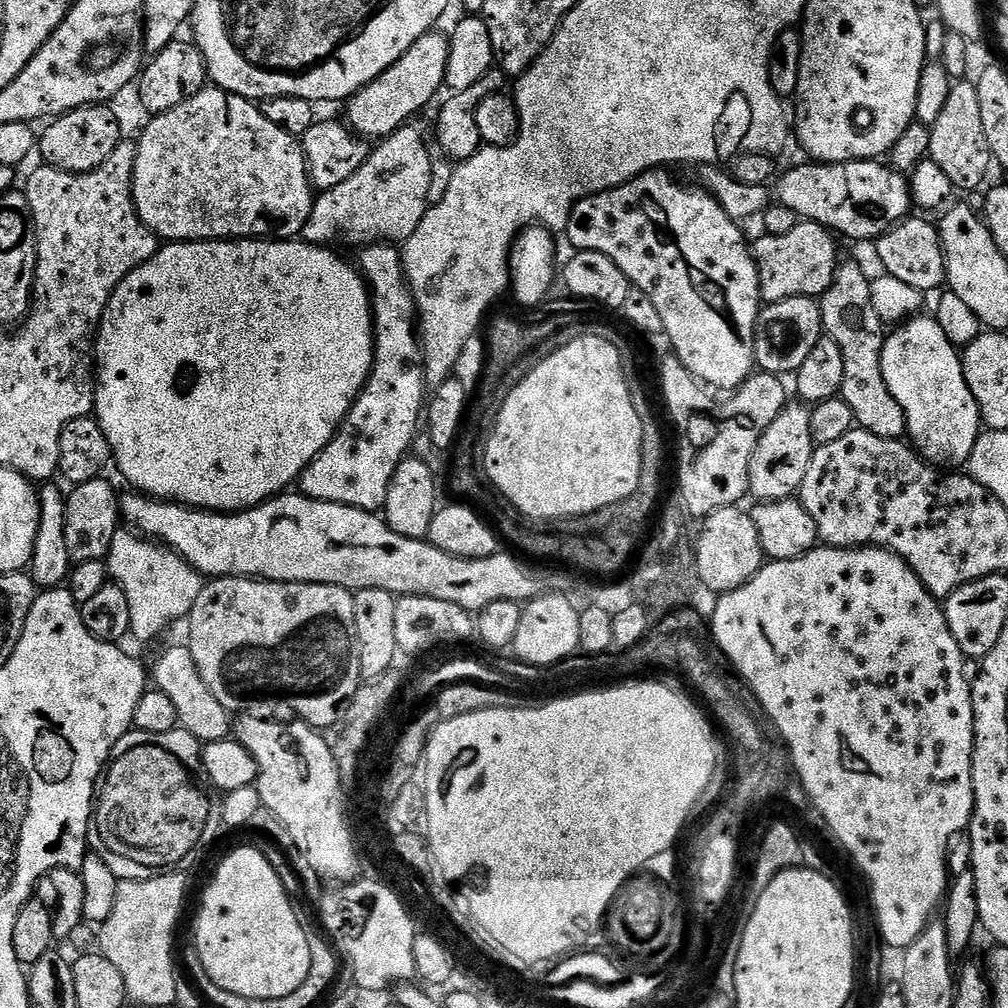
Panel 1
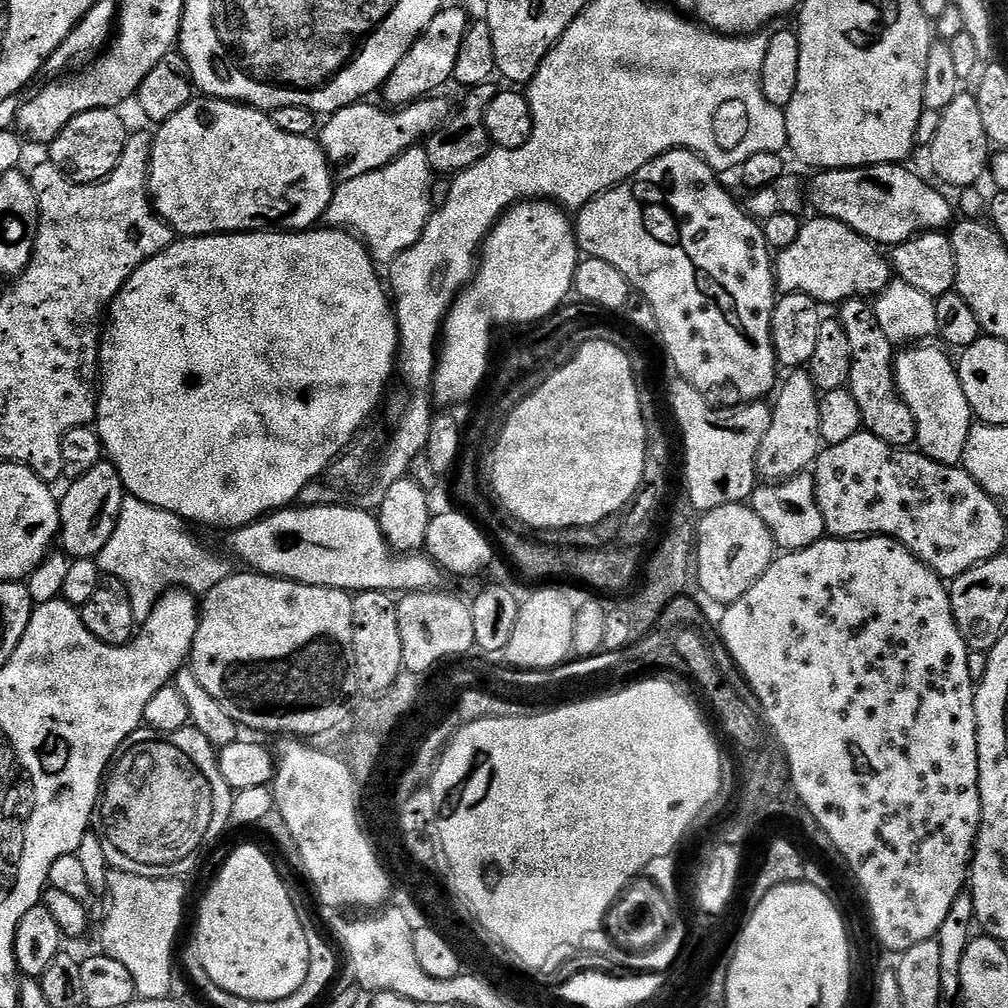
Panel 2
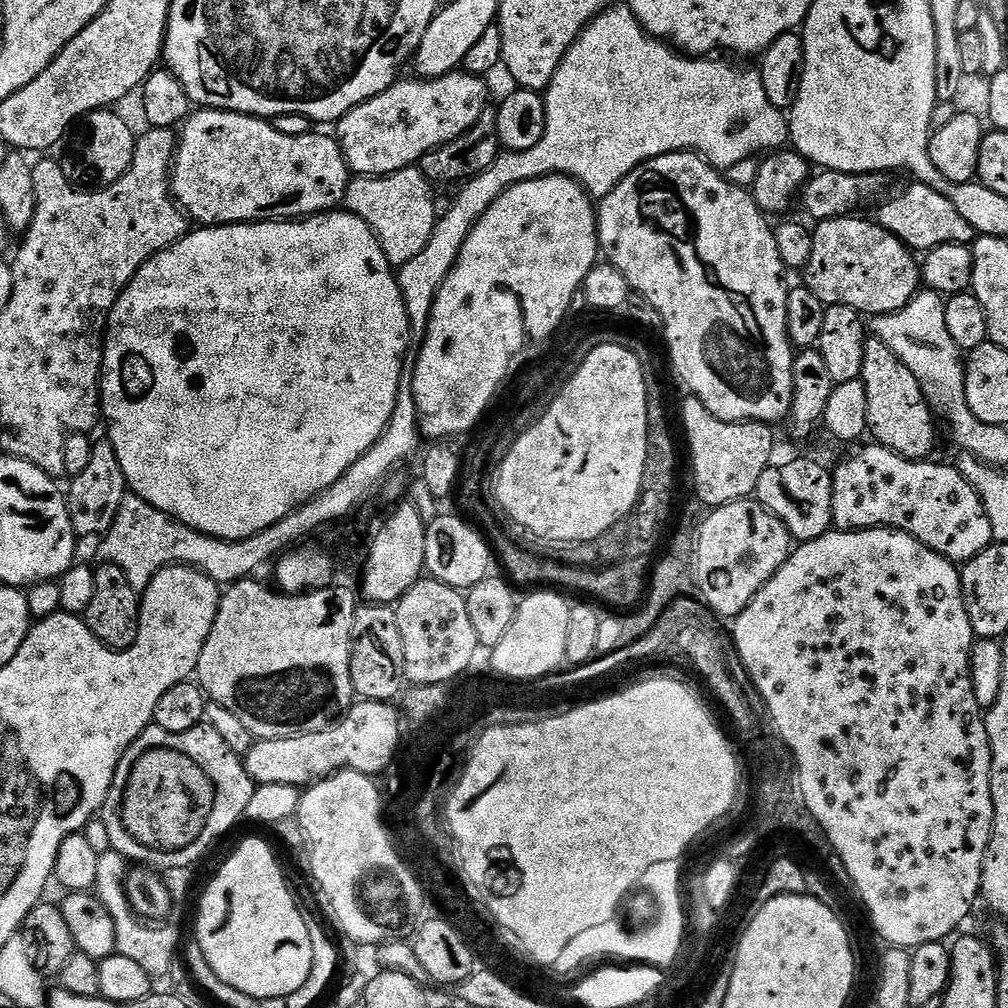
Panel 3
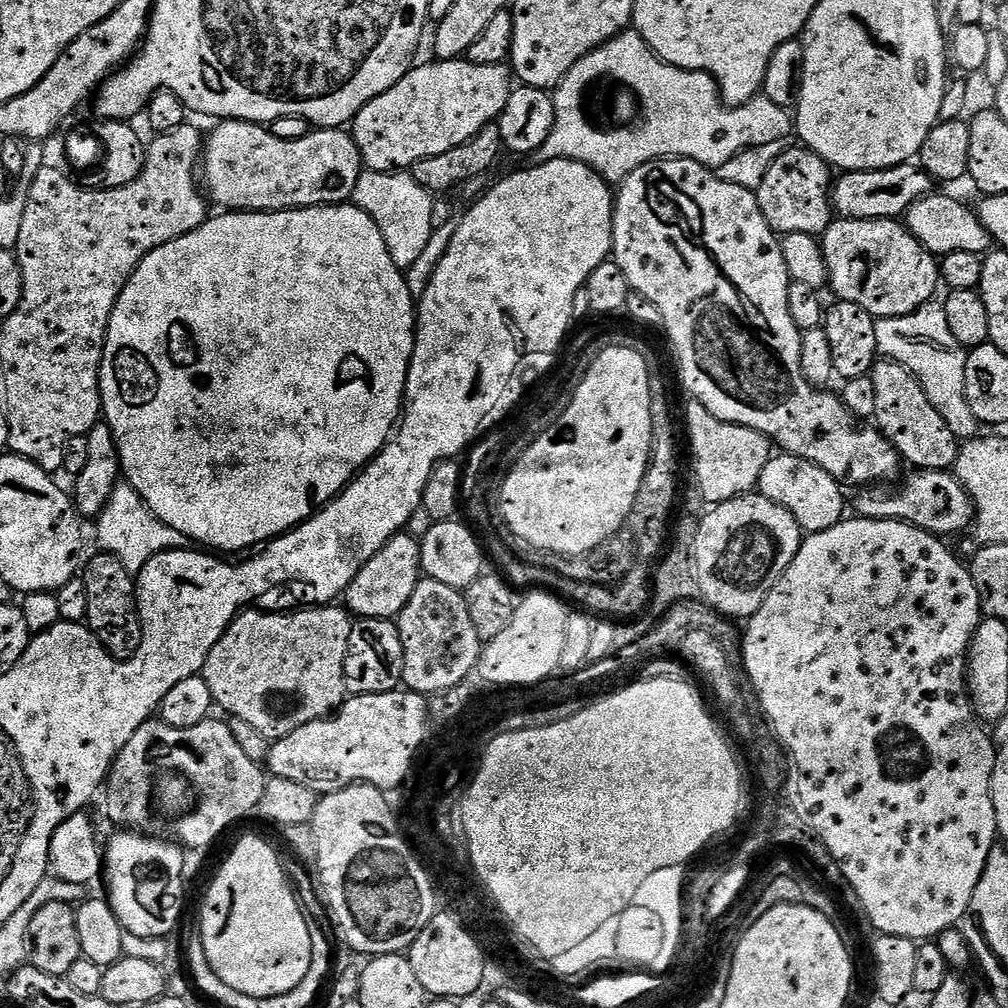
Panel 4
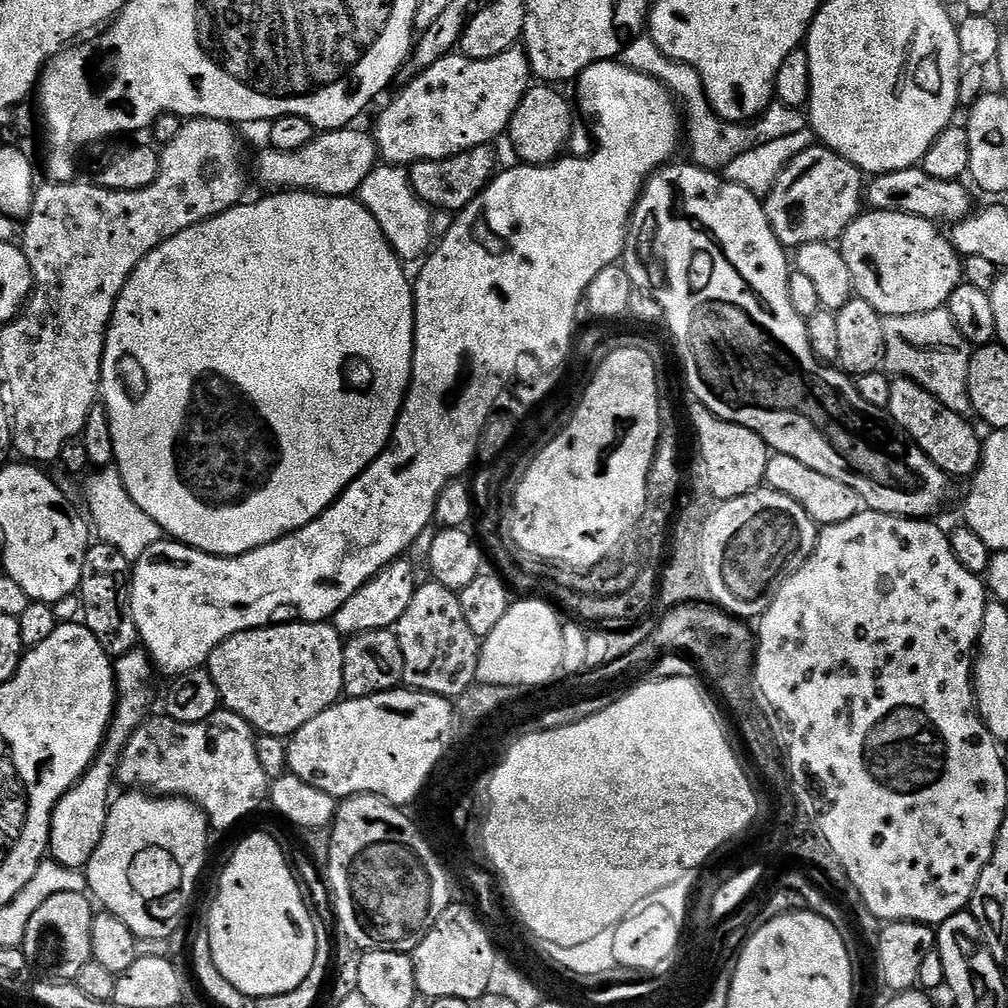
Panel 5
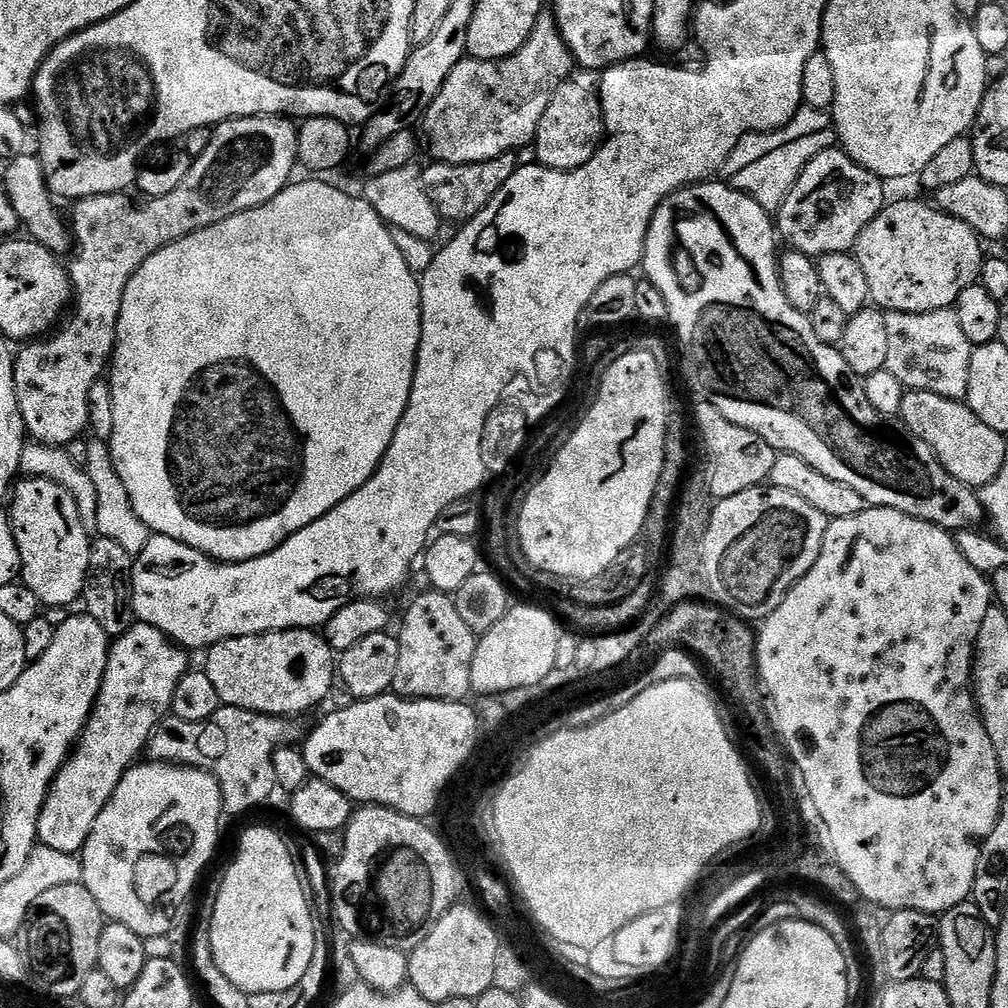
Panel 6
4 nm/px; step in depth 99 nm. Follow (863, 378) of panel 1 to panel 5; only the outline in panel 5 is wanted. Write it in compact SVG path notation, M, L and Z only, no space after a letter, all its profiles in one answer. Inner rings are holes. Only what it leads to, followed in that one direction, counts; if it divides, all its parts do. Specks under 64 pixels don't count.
M896 378L892 380L890 402L886 409L887 415L897 428L903 428L908 437L921 448L939 468L948 473L949 477L971 477L981 464L982 440L964 421L959 412L950 410L934 394L930 394L913 380Z

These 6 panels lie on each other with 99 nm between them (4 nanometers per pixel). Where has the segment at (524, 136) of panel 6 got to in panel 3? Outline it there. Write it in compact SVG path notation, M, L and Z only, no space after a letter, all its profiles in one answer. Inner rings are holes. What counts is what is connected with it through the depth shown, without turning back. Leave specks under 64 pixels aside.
M463 70L436 80L404 79L397 79L382 94L362 102L335 121L334 135L348 163L349 173L360 178L403 173L403 168L419 165L420 159L430 150L466 134L490 104L485 81Z

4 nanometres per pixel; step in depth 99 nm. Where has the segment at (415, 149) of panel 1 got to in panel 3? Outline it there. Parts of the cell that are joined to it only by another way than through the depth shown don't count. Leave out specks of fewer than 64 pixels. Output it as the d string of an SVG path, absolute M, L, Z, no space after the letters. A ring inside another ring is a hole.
M399 175L356 178L349 183L348 193L344 195L347 211L361 216L372 227L389 264L393 266L410 262L410 258L418 258L418 254L426 250L437 221L434 210L437 193L433 185L424 182L421 188L411 188L406 181L400 179L404 178Z

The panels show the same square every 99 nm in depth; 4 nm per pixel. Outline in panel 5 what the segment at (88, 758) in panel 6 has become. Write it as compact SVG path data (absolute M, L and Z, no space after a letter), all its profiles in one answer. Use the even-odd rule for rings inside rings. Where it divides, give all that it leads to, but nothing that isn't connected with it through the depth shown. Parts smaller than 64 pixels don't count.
M137 646L131 652L115 657L114 667L116 670L116 712L112 715L112 722L108 726L108 734L100 752L96 755L94 763L88 767L84 777L74 785L69 792L60 799L58 806L52 815L50 826L50 838L48 839L48 852L51 859L64 867L79 870L87 869L94 850L98 850L98 842L102 842L102 830L106 830L106 818L110 807L110 795L108 791L112 788L112 780L117 779L120 766L120 755L124 753L126 742L136 733L140 725L149 719L152 708L152 684L148 679L154 673L152 657L148 655L143 647Z

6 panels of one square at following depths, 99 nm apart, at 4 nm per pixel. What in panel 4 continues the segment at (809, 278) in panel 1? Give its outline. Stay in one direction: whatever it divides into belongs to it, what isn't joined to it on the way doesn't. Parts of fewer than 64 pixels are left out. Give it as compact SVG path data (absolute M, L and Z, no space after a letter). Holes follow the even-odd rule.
M899 219L891 220L841 220L833 222L824 232L822 247L826 266L828 267L827 287L832 288L836 300L854 302L854 306L862 306L874 317L885 320L898 318L918 310L923 304L929 303L936 292L936 287L941 287L942 277L937 257L927 252L910 234L907 227Z

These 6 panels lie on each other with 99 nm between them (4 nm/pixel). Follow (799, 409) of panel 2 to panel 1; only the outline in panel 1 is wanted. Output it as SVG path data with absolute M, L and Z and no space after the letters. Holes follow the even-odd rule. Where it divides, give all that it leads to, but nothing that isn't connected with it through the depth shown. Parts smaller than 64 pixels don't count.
M789 403L780 411L778 418L774 418L766 434L758 438L758 446L754 446L754 458L750 458L748 475L748 491L753 501L770 504L793 499L799 493L806 470L810 470L810 458L818 447L810 430L811 417L811 411L803 403Z

